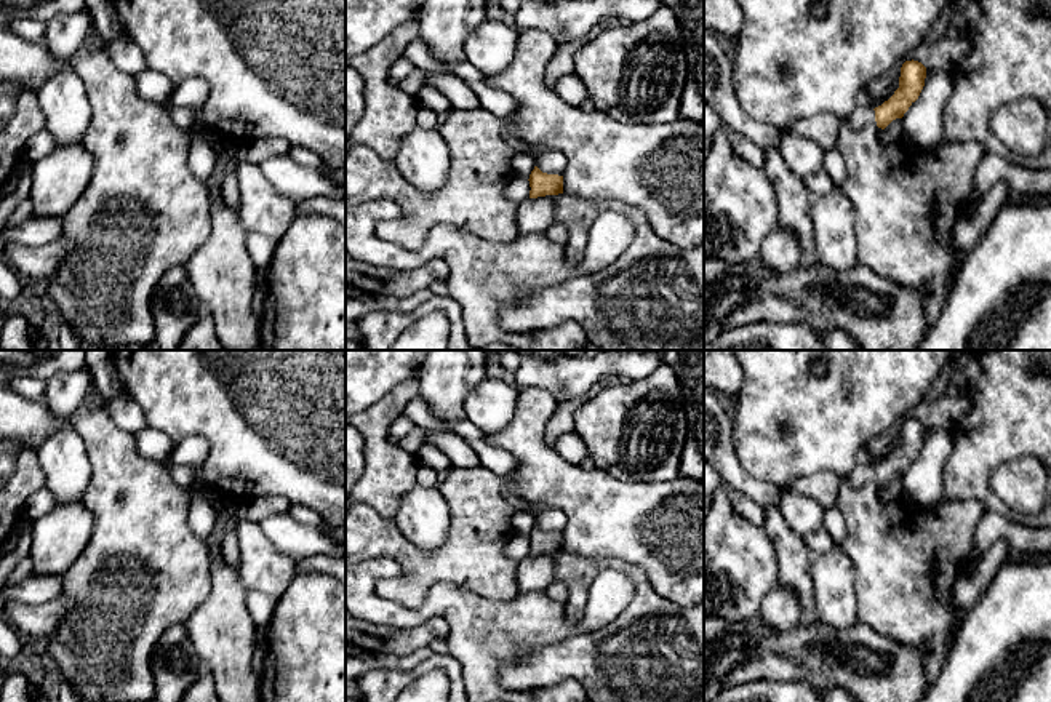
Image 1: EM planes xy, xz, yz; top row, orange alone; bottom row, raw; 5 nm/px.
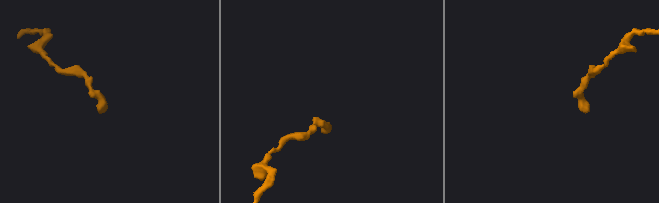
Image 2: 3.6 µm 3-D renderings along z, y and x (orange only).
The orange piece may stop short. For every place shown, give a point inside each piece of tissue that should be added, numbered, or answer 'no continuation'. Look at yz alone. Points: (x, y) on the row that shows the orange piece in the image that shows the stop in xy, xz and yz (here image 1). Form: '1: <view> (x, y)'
1: yz (823, 128)

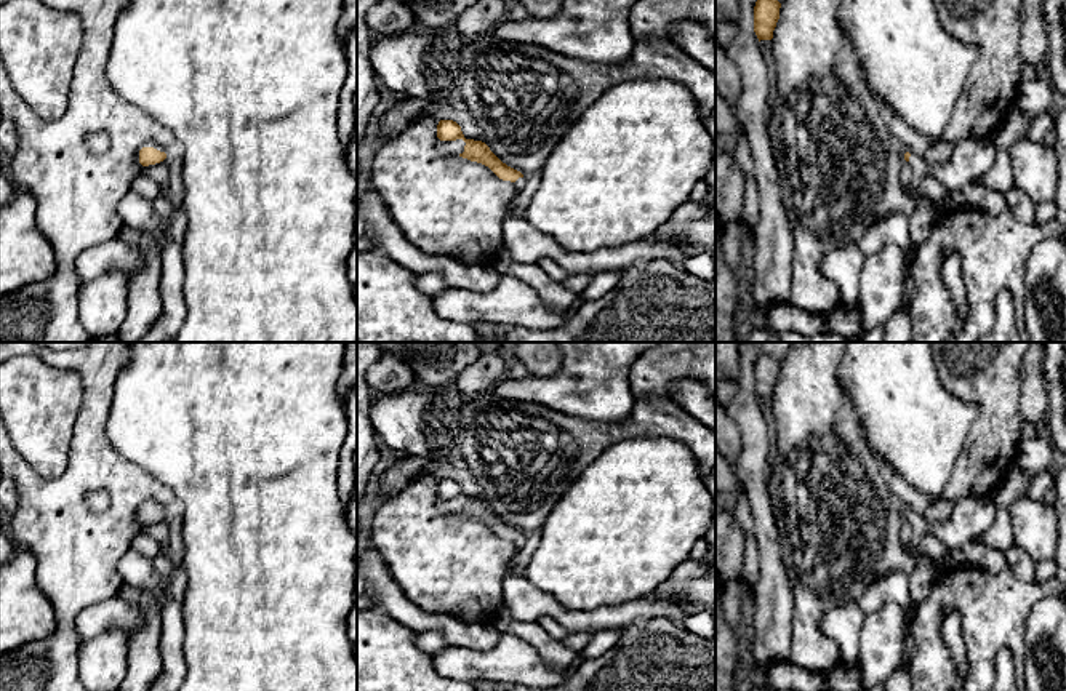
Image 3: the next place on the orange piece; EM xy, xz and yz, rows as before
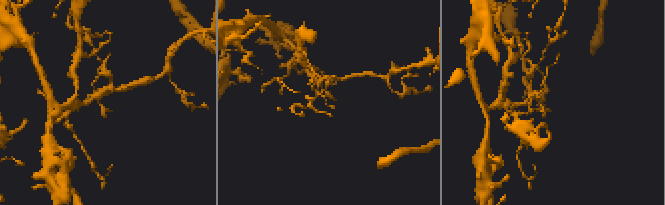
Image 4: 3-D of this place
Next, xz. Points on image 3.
1: xz (525, 243)

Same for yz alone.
1: yz (970, 159)

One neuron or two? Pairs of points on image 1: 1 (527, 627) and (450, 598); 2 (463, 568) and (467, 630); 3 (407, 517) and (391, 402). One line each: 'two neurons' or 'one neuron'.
1: one neuron
2: two neurons
3: two neurons

